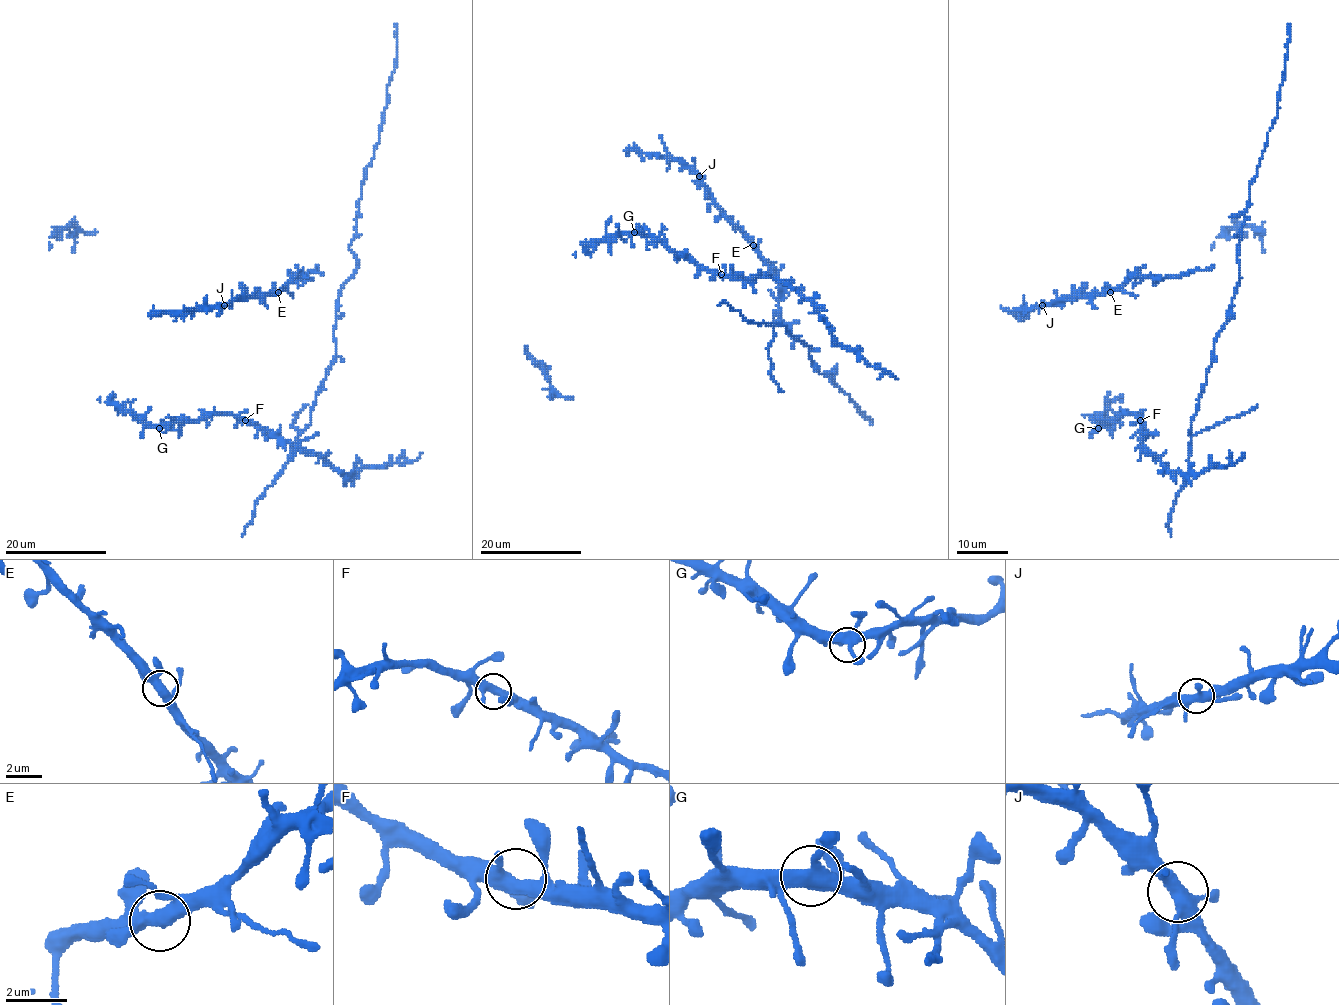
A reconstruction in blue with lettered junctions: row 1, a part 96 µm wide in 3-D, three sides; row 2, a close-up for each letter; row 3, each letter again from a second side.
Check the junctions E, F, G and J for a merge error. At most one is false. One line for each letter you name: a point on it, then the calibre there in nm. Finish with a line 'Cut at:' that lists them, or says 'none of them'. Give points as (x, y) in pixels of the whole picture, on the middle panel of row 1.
Cut at: none of them

